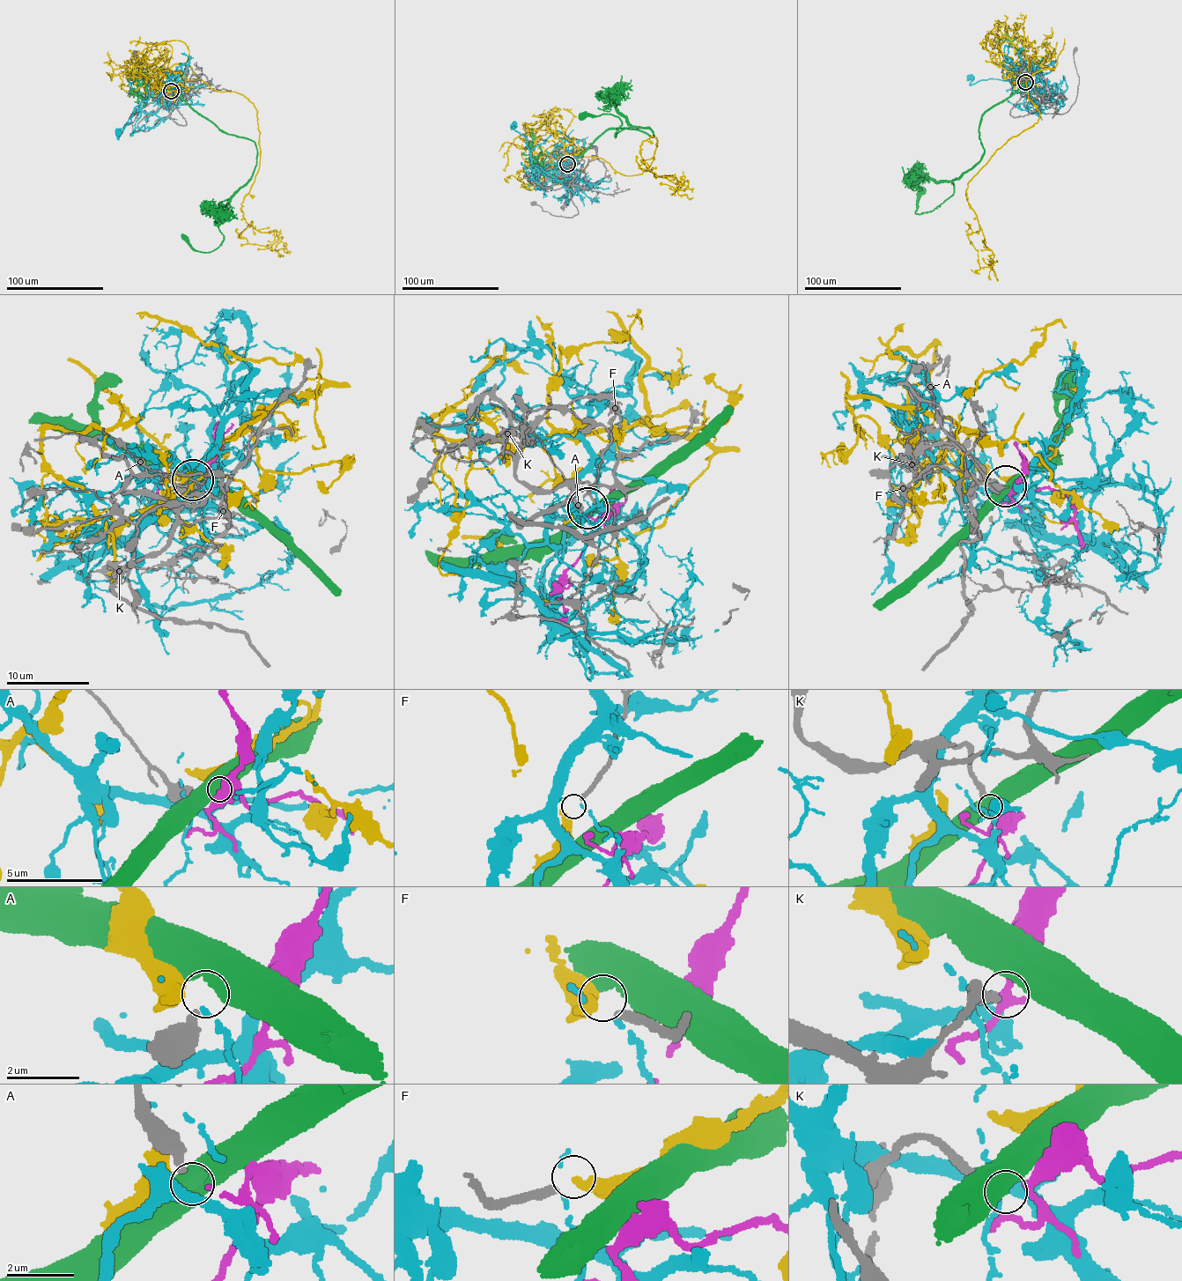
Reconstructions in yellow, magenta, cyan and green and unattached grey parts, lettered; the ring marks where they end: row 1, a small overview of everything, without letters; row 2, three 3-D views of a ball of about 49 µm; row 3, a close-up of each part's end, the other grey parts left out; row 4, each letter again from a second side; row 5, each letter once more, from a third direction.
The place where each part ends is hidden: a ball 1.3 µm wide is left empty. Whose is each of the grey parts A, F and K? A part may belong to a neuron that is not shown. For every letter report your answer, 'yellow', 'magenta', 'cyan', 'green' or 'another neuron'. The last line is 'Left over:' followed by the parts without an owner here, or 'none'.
A: another neuron
F: yellow
K: magenta
Left over: A

